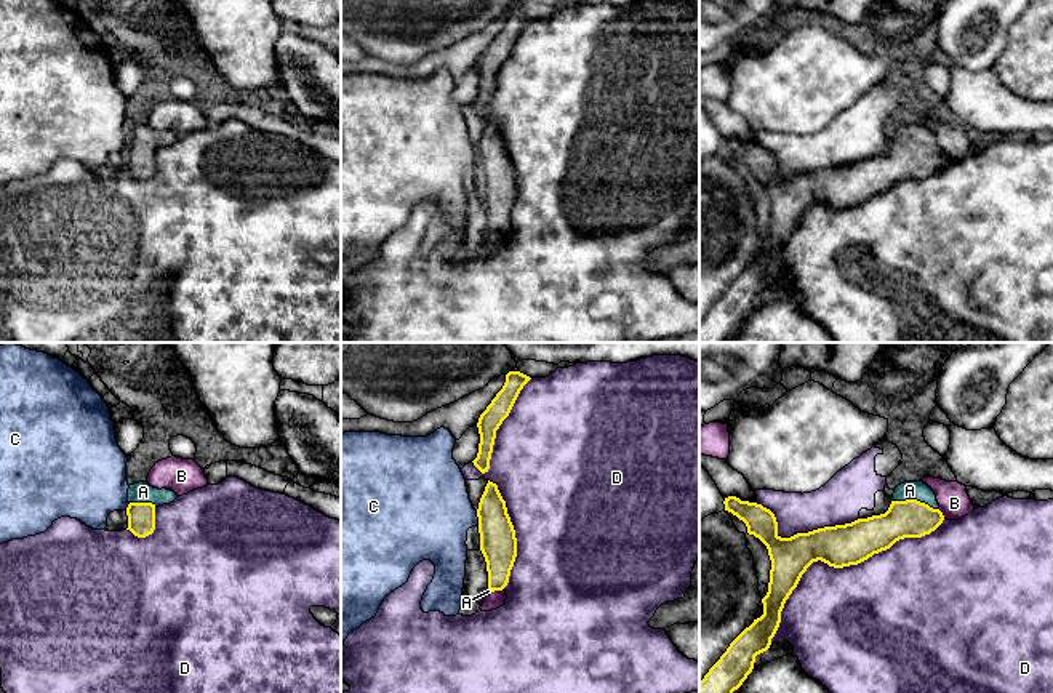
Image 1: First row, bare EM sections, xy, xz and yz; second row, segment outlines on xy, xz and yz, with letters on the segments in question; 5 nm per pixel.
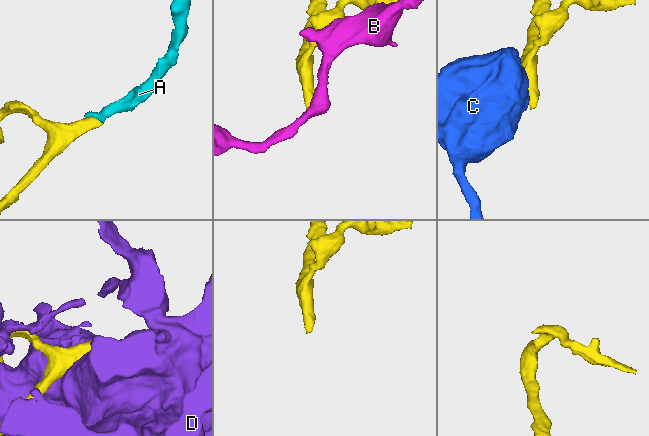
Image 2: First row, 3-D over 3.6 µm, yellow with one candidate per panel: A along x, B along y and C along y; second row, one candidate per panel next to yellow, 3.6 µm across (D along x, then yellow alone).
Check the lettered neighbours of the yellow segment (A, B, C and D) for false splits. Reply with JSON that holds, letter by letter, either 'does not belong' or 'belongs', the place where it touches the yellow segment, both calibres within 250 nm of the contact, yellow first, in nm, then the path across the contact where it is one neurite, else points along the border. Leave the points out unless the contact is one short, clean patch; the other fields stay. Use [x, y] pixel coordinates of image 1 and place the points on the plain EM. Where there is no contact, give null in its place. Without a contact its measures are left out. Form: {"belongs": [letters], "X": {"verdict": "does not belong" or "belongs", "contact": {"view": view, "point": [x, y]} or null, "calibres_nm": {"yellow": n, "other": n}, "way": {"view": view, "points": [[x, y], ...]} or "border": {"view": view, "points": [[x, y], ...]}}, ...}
{"belongs": ["A"], "A": {"verdict": "belongs", "contact": {"view": "yz", "point": [916, 141]}, "calibres_nm": {"yellow": 190, "other": 100}, "way": {"view": "yz", "points": [[904, 160], [914, 151], [916, 141], [909, 132]]}}, "B": {"verdict": "does not belong", "contact": {"view": "xz", "point": [496, 231]}, "calibres_nm": {"yellow": 190, "other": 90}}, "C": {"verdict": "does not belong", "contact": {"view": "xz", "point": [479, 160]}, "calibres_nm": {"yellow": 190, "other": 420}}, "D": {"verdict": "does not belong", "contact": {"view": "yz", "point": [839, 208]}, "calibres_nm": {"yellow": 220, "other": 500}}}

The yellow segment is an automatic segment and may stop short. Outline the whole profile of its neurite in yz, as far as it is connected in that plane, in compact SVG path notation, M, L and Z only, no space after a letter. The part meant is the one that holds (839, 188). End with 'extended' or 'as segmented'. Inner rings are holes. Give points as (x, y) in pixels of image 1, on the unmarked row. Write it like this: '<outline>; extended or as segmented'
M904 123L895 130L885 155L851 165L824 168L791 179L778 176L775 155L757 144L728 138L725 152L747 168L768 190L771 202L763 256L746 269L699 323L699 342L727 342L754 310L755 298L771 286L786 242L813 203L834 210L858 206L890 190L904 179L922 179L944 162L935 133L923 123Z; extended

